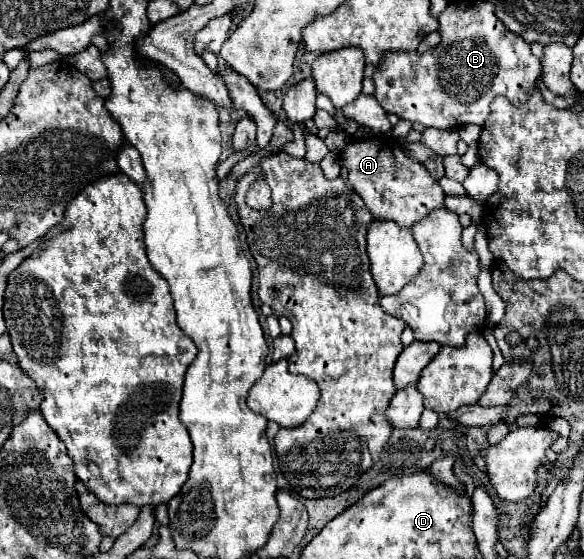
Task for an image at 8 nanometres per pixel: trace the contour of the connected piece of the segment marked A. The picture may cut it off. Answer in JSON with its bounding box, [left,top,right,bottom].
[340,137,446,229]

